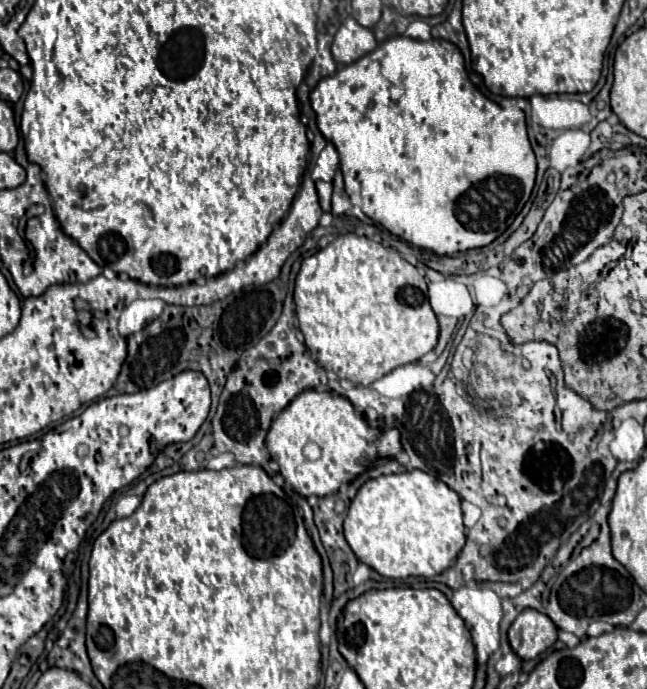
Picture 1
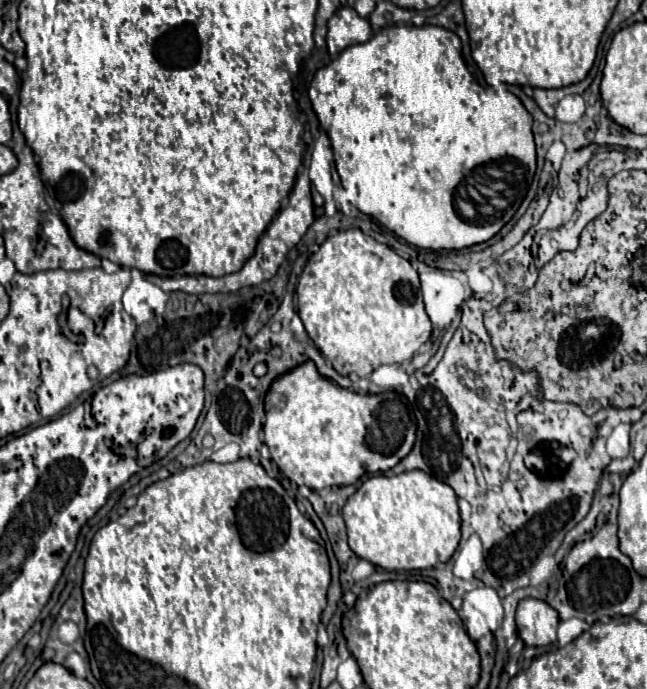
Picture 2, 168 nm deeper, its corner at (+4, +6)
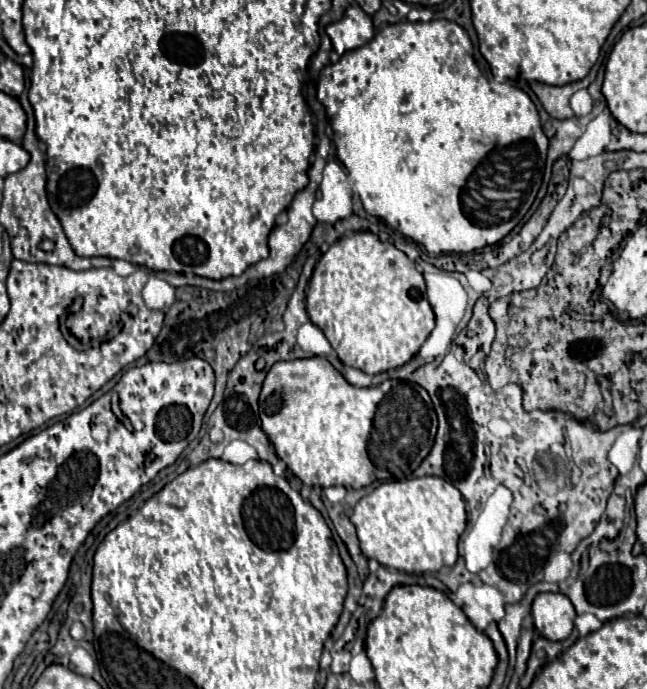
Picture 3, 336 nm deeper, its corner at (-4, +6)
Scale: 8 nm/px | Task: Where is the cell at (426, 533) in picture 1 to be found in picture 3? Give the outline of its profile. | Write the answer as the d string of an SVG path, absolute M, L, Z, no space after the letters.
M430 475L380 483L356 503L350 519L368 559L406 573L436 573L442 567L452 567L458 559L458 539L466 527L460 491L452 483Z

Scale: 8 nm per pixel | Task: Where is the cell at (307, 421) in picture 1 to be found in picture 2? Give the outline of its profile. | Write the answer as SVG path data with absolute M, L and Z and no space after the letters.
M312 361L294 367L272 381L268 395L264 397L264 443L270 449L272 461L294 483L310 489L324 489L332 485L354 485L364 473L388 471L404 459L416 441L416 423L410 415L404 395L384 391L378 395L360 395L350 389L338 387L322 377Z

